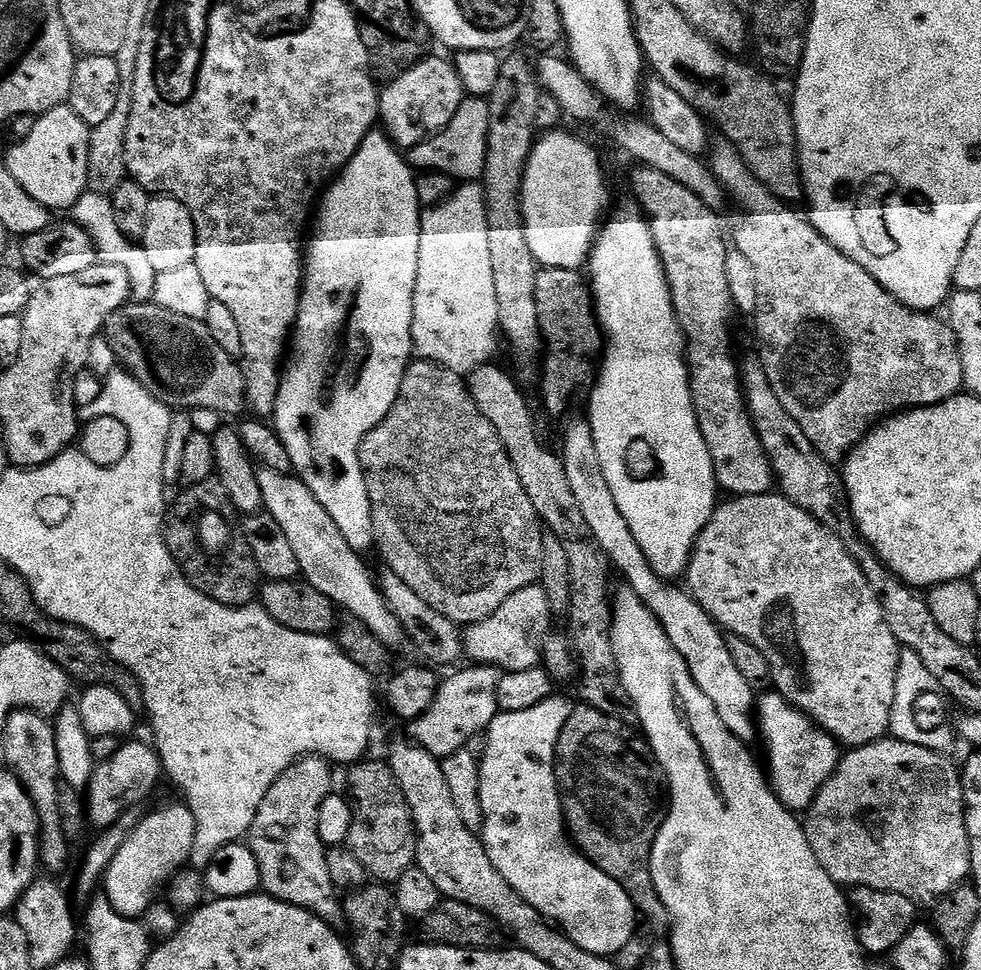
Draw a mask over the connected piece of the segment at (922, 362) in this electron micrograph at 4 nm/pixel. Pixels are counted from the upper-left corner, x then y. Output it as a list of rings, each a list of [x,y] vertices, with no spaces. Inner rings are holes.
[[[723,138],[717,139],[710,148],[710,167],[718,182],[724,187],[725,193],[734,203],[740,207],[740,217],[736,220],[736,229],[731,229],[730,236],[734,241],[734,247],[746,254],[746,259],[754,266],[758,277],[758,306],[754,313],[756,319],[756,332],[764,339],[764,357],[762,363],[766,374],[772,383],[772,389],[778,394],[782,406],[802,426],[802,434],[814,442],[816,449],[827,460],[840,462],[848,456],[853,448],[872,431],[874,425],[898,412],[906,412],[909,408],[925,408],[931,404],[941,404],[952,396],[961,395],[964,388],[964,367],[960,357],[960,343],[954,334],[951,323],[942,321],[936,314],[918,312],[915,308],[907,308],[894,294],[890,294],[880,285],[874,277],[866,272],[858,262],[846,258],[842,250],[838,250],[825,236],[818,234],[818,230],[812,225],[811,220],[803,211],[795,212],[795,207],[789,206],[785,201],[776,199],[776,196],[746,166],[746,162],[734,150],[734,146]]]

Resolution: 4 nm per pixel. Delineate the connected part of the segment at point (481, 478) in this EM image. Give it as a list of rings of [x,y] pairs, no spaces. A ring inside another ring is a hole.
[[[413,362],[409,364],[406,374],[402,378],[402,386],[394,406],[386,414],[384,421],[374,430],[364,435],[360,443],[360,465],[366,478],[366,490],[370,494],[372,503],[372,517],[374,518],[374,534],[376,535],[375,547],[380,548],[384,555],[383,563],[392,568],[395,574],[427,605],[432,606],[439,614],[453,621],[459,626],[467,626],[474,622],[482,622],[498,606],[510,598],[518,590],[537,583],[541,579],[543,570],[543,538],[545,529],[540,522],[540,516],[534,510],[534,502],[530,502],[530,494],[522,490],[522,482],[518,478],[518,470],[510,462],[502,442],[498,438],[496,428],[478,410],[474,398],[468,392],[465,377],[459,376],[454,370],[444,368],[440,364],[431,362]]]

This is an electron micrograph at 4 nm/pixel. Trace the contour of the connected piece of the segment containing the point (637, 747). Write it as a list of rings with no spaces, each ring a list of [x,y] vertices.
[[[587,706],[573,707],[570,718],[566,718],[566,726],[562,726],[562,734],[558,738],[556,747],[556,784],[560,788],[560,805],[564,811],[564,826],[578,851],[594,866],[598,866],[598,870],[602,870],[602,874],[614,878],[614,882],[618,882],[618,886],[622,886],[622,890],[626,890],[626,894],[632,900],[632,905],[636,907],[637,913],[643,919],[645,916],[648,920],[661,919],[663,921],[666,916],[664,904],[658,898],[658,890],[654,886],[652,877],[652,847],[657,834],[660,833],[660,827],[664,824],[666,815],[666,781],[656,762],[656,757],[652,755],[652,749],[649,748],[647,739],[641,738],[639,735],[636,737],[632,732],[635,731],[629,725],[623,724],[618,718],[602,714],[602,710],[594,710]]]

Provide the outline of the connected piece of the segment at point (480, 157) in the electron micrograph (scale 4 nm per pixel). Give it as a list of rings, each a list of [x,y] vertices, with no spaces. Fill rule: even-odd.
[[[468,96],[458,106],[458,114],[450,118],[450,122],[445,126],[443,132],[437,132],[429,140],[423,140],[421,144],[416,144],[413,148],[407,149],[406,159],[417,173],[440,172],[442,175],[451,177],[456,182],[476,182],[481,179],[486,170],[486,150],[488,149],[488,139],[490,138],[490,106],[483,96]]]

